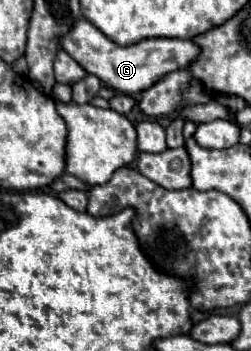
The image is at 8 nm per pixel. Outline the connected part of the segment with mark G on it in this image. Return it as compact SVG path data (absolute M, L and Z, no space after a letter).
M79 17L71 31L59 39L59 45L87 73L97 75L111 89L129 95L143 91L143 87L151 87L151 83L155 83L159 75L167 75L167 71L185 69L187 63L191 63L191 59L199 55L199 47L195 47L195 43L189 39L143 39L131 47L121 47L107 39L97 27L93 27L83 17Z

